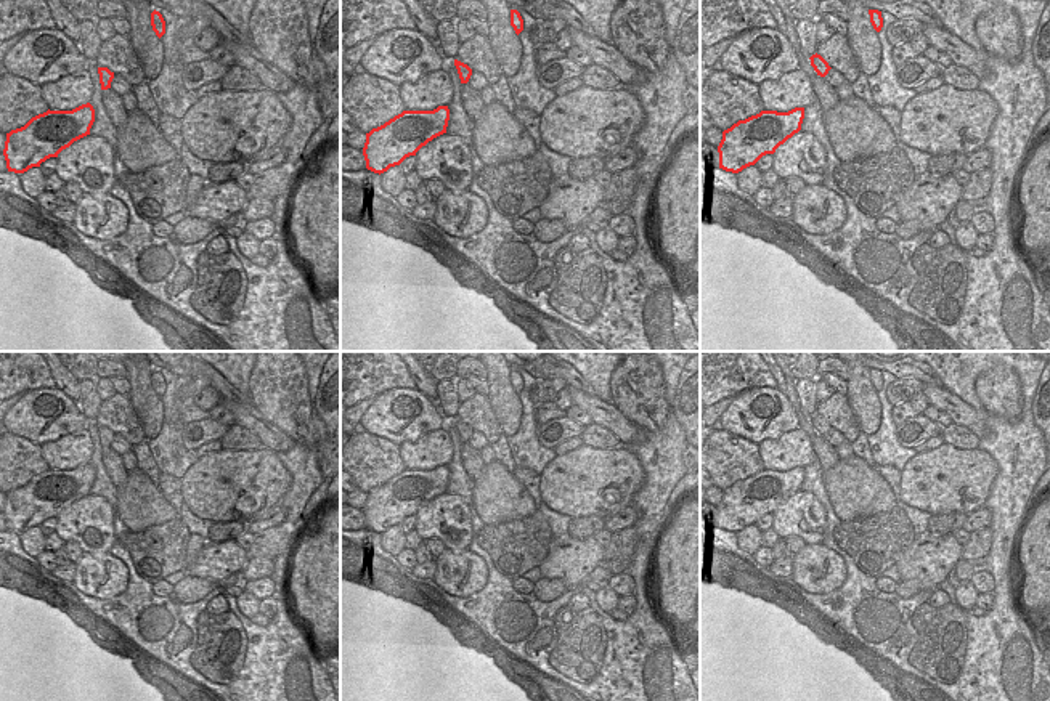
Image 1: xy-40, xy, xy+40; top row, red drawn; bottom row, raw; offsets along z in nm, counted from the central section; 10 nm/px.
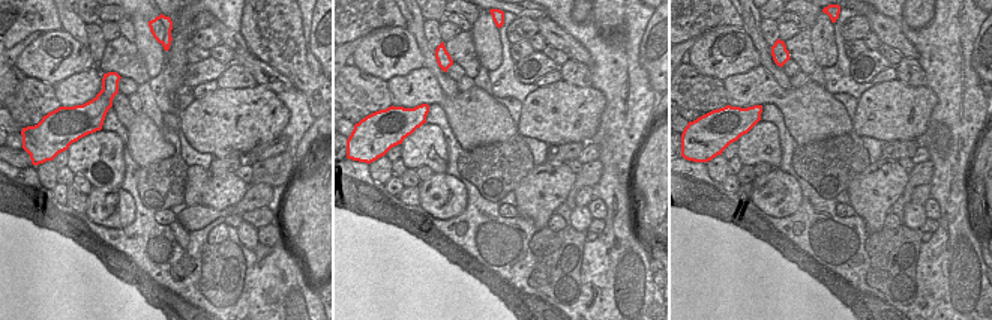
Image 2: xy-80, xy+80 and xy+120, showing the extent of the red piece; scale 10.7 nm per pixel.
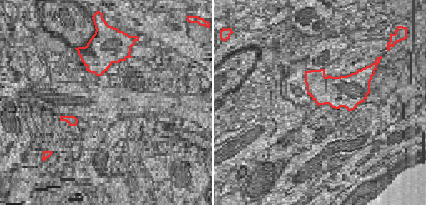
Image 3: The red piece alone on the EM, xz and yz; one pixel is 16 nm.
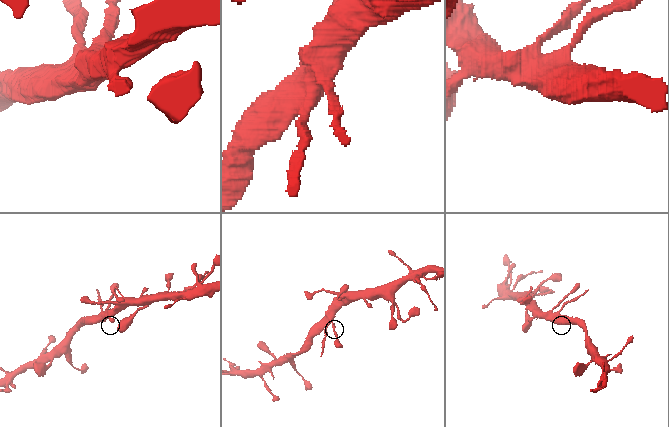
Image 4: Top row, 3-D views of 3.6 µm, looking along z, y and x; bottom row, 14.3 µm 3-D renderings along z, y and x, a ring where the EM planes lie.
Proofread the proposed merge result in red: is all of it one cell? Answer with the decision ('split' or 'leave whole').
split

